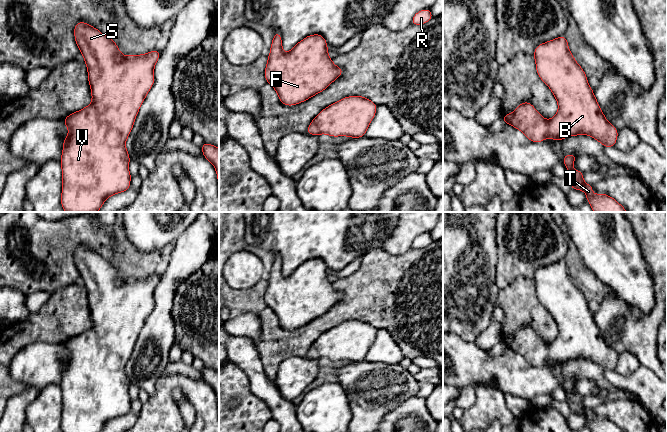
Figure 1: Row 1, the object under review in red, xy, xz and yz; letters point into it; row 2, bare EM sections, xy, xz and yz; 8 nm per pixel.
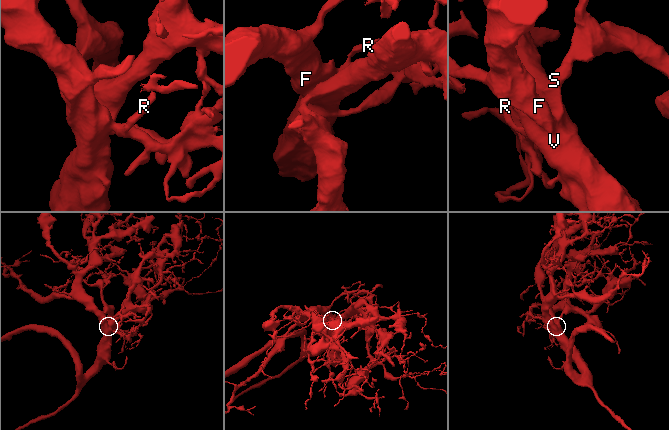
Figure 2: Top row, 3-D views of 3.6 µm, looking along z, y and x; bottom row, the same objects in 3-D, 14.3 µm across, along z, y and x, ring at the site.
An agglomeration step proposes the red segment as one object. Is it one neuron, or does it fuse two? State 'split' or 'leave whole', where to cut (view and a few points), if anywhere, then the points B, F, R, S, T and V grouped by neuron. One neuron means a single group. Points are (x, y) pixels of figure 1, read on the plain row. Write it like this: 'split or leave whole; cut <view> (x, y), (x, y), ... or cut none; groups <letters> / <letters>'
leave whole; cut none; groups B F R S T V

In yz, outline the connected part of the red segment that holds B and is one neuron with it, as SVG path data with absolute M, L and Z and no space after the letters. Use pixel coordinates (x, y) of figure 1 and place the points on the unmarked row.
M565 259L539 268L533 280L537 298L557 324L557 338L545 344L530 326L522 326L513 337L505 338L502 346L519 353L536 367L546 361L563 364L586 358L604 371L614 371L618 354L606 344L585 296L569 274Z

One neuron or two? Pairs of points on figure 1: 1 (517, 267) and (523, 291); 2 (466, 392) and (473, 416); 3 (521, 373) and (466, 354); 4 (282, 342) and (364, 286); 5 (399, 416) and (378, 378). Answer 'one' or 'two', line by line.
1: two
2: two
3: one
4: one
5: two

